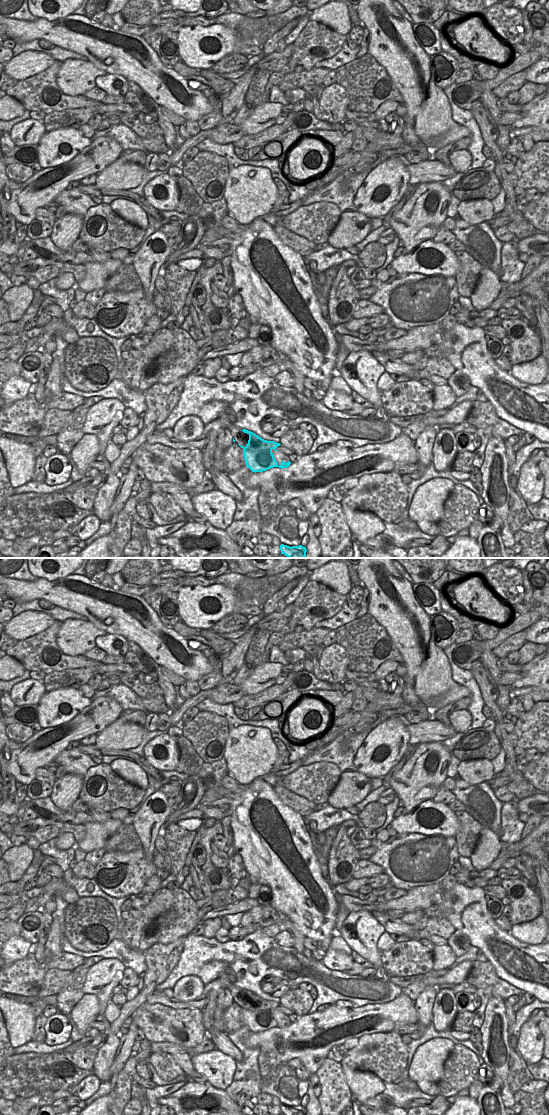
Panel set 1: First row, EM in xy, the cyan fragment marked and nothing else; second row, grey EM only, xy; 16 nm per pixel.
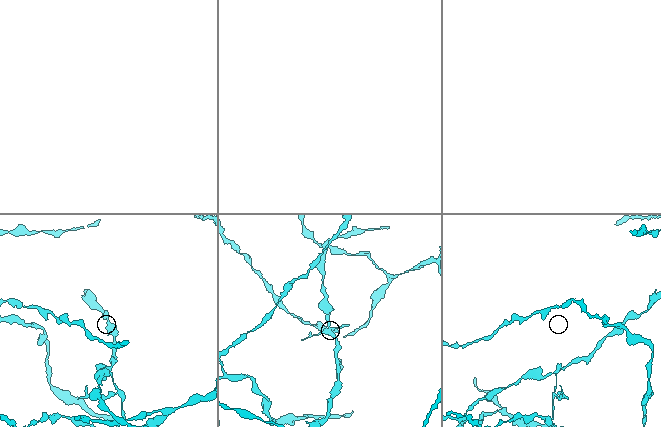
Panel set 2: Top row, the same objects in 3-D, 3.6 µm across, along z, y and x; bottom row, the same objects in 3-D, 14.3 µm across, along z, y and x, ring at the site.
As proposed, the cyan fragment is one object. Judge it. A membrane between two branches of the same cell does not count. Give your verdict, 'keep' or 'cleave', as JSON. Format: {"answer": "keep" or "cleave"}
{"answer": "cleave"}

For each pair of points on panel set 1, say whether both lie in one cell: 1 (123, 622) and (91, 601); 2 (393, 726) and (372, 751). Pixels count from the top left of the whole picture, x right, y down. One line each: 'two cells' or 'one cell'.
1: one cell
2: one cell

